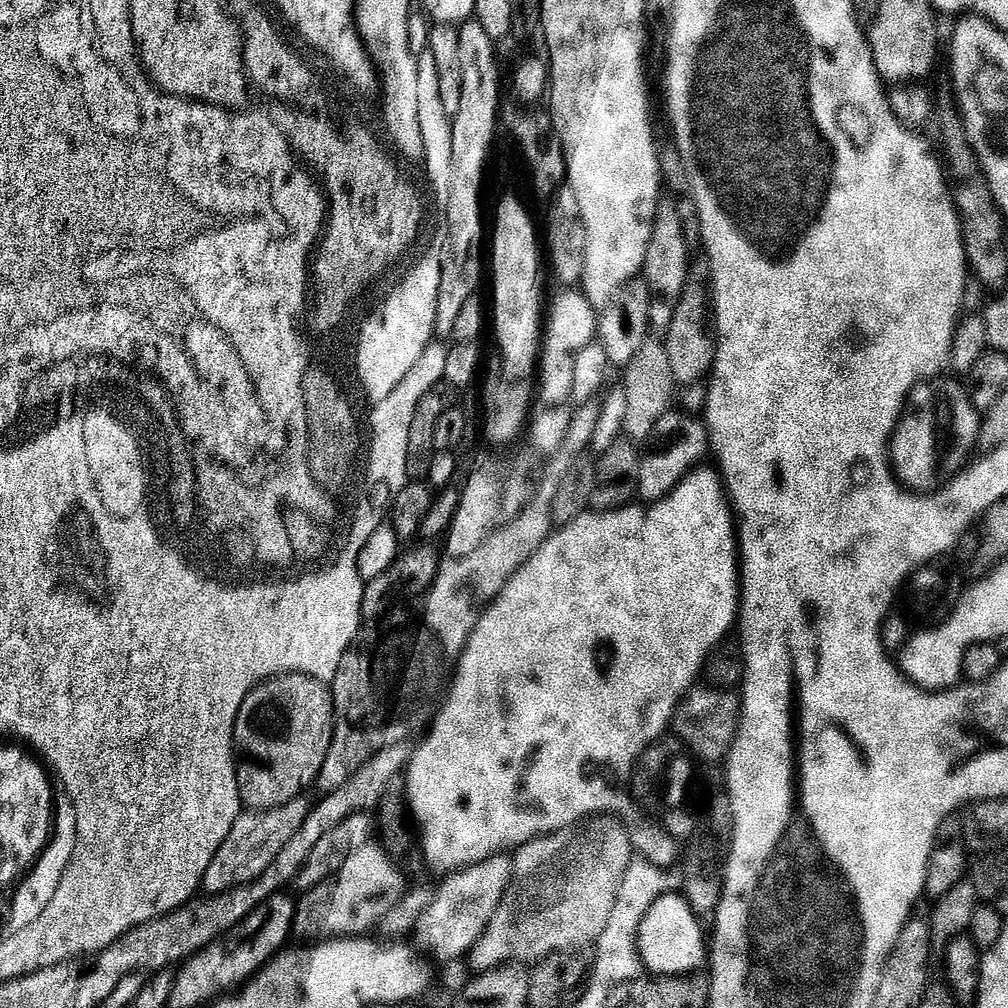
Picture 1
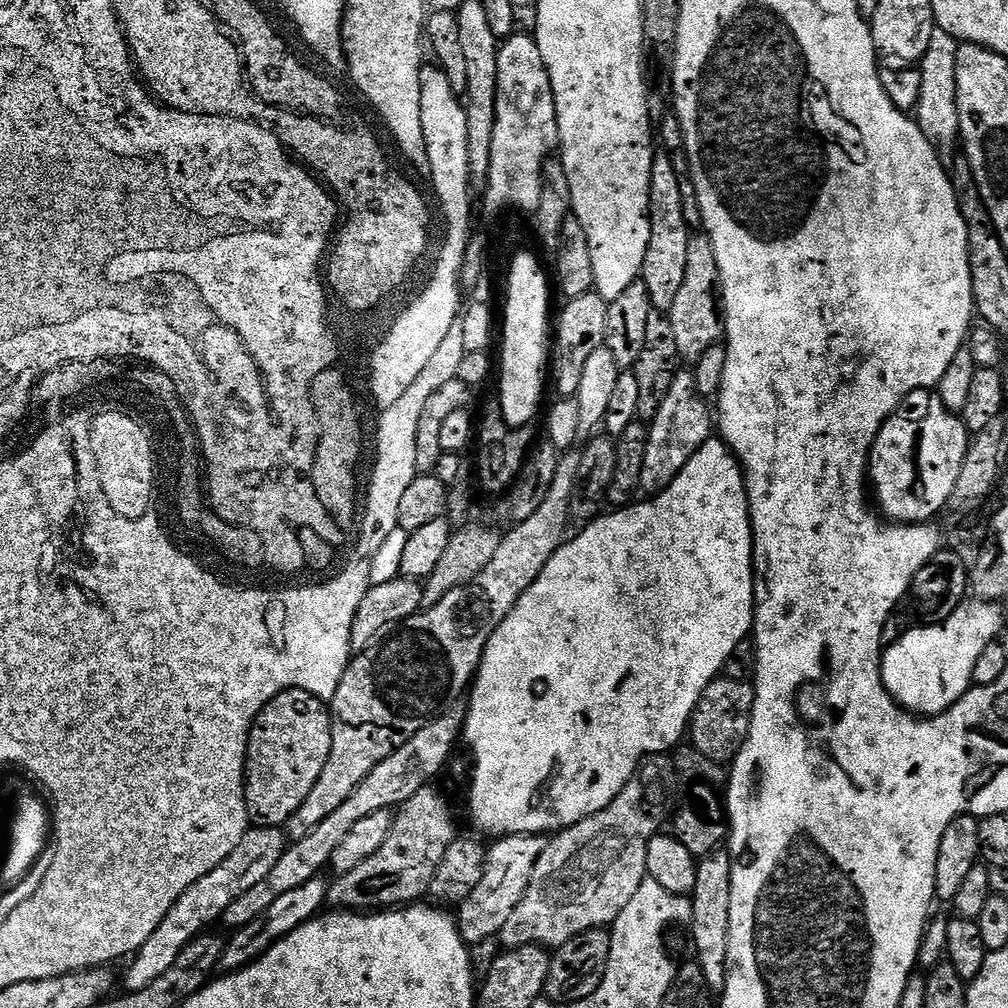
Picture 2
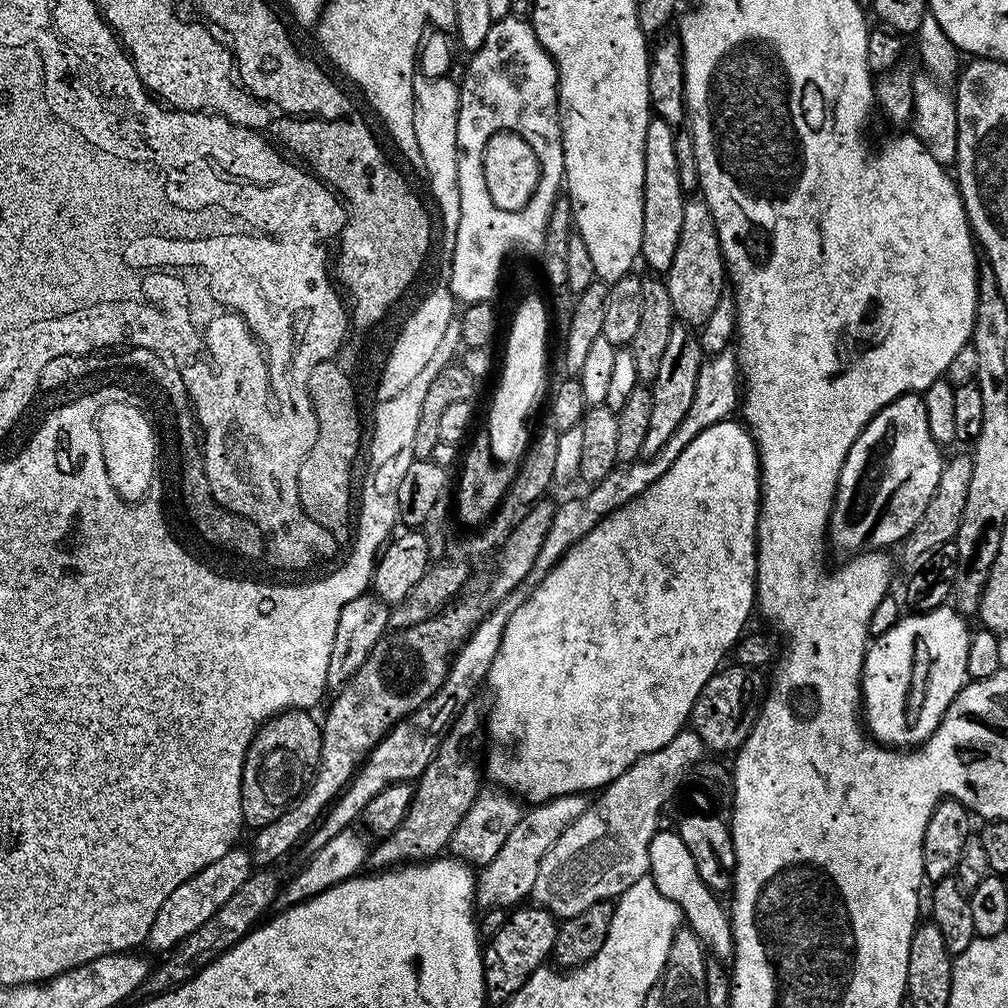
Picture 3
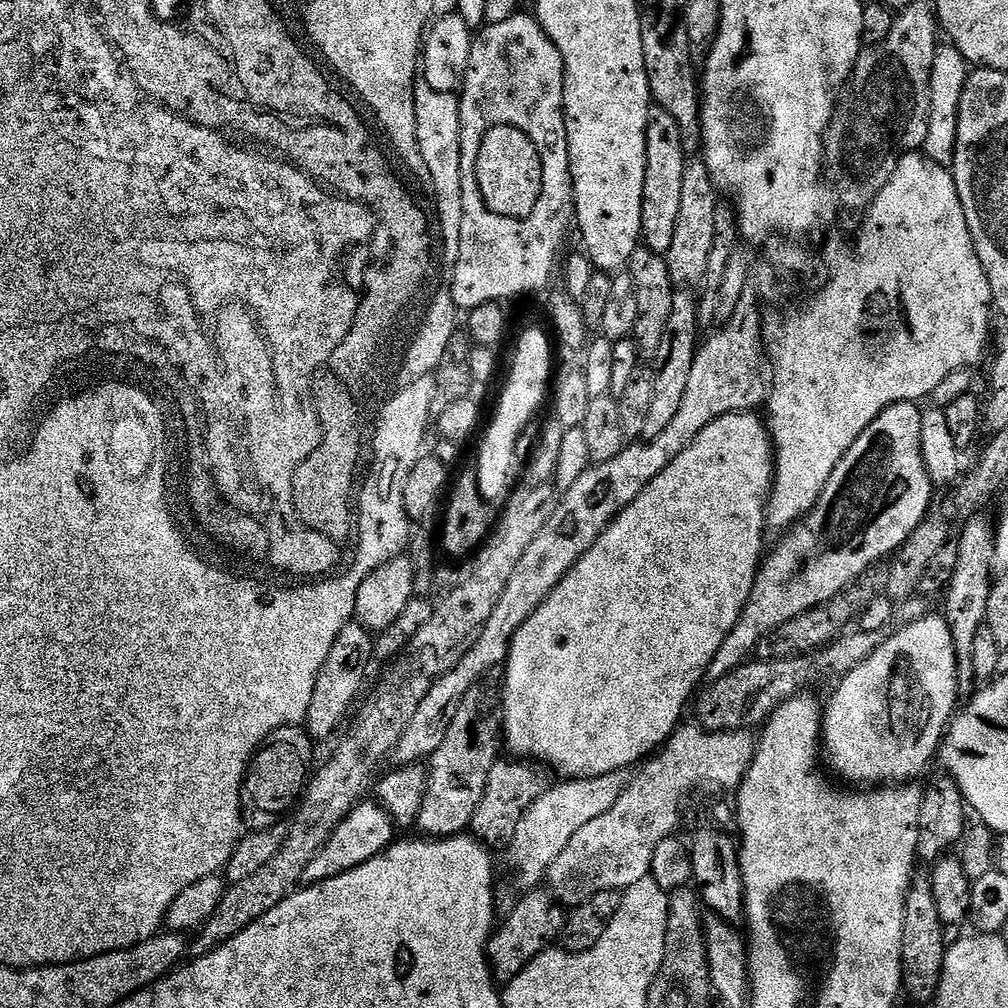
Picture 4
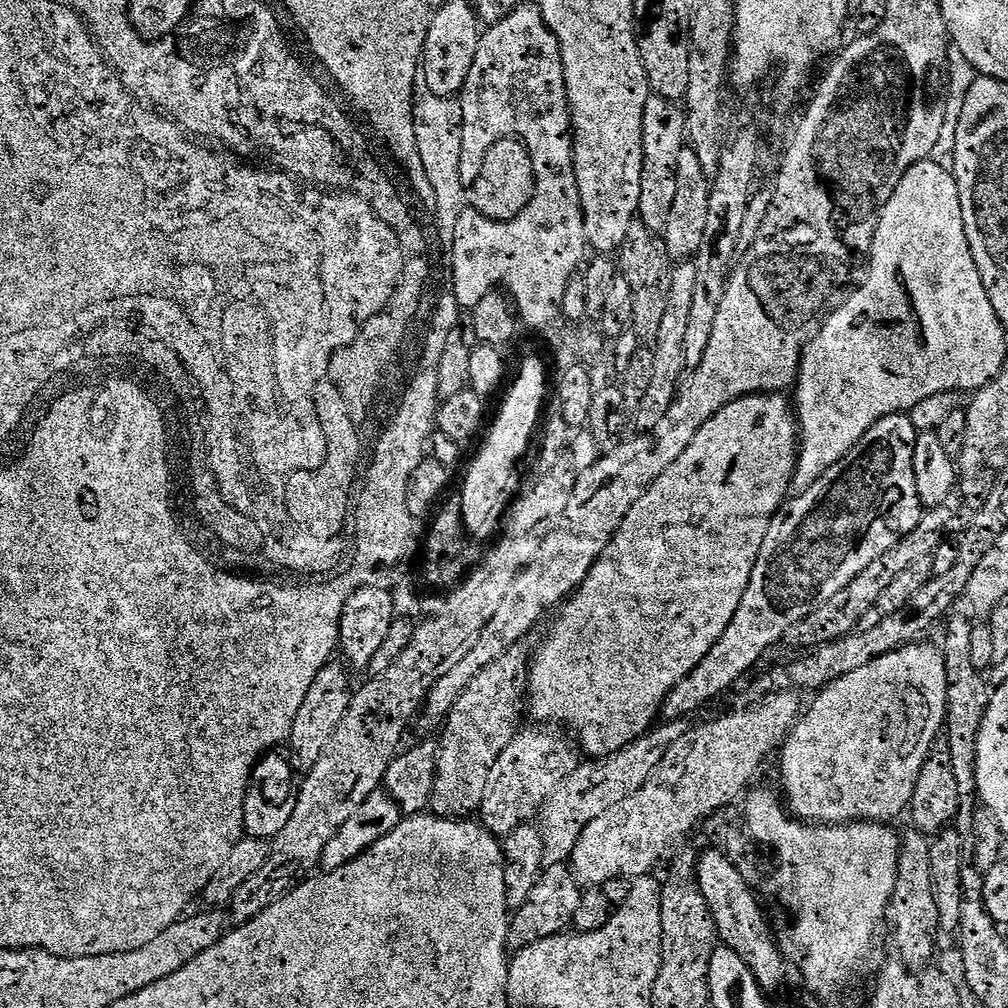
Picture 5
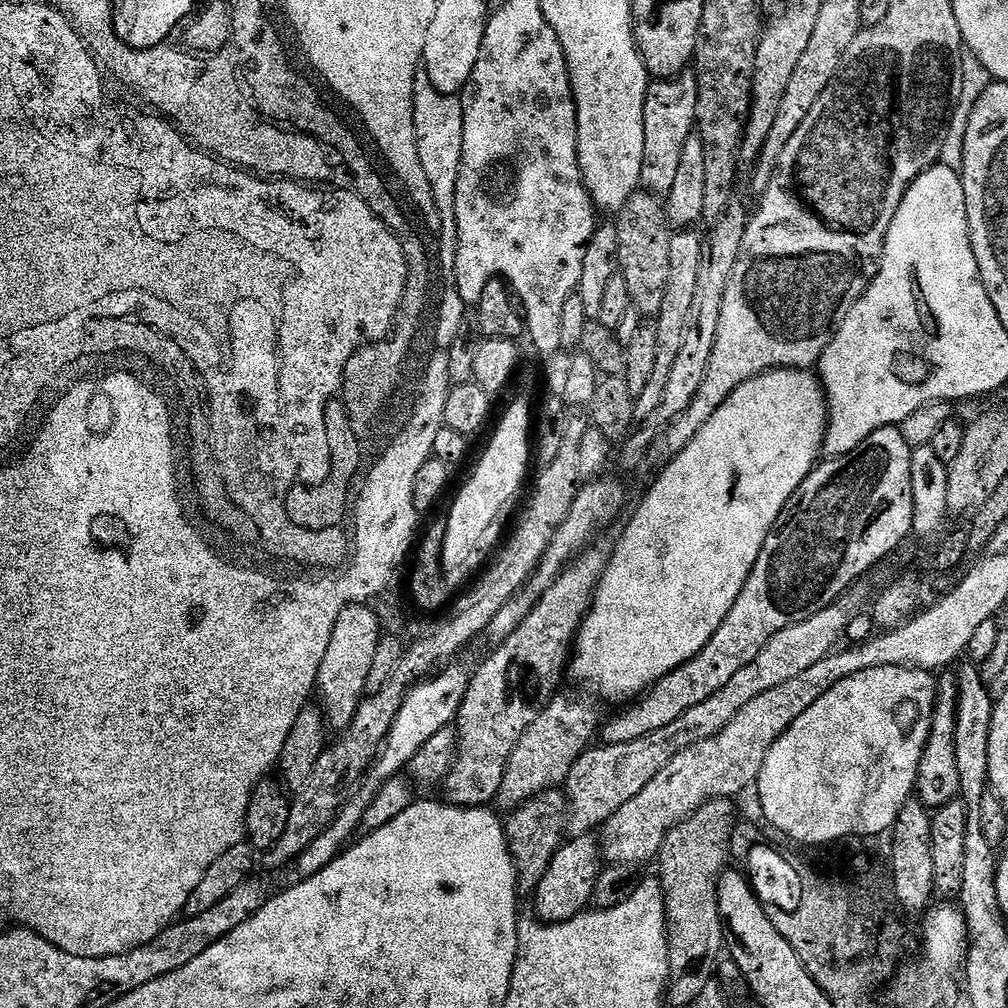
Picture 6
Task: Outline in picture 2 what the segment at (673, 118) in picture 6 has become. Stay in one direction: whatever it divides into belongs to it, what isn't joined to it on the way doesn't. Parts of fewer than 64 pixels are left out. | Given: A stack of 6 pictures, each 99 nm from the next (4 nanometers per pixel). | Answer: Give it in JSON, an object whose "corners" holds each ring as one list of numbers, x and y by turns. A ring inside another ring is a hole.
{"corners":[[656,154,650,170,650,242,646,246,646,258,642,262,640,276,650,290,668,288,675,294,686,274,686,254,688,253,688,220,684,217,684,192,680,189,681,173,674,170,666,154]]}

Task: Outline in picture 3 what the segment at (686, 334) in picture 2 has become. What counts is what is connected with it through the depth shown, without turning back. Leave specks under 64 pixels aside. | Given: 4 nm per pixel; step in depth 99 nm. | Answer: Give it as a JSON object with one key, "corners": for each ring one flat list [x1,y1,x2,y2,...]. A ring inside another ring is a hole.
{"corners":[[703,198,689,199,686,203,686,218,682,218,682,242,678,242,678,254,674,254,674,266,670,266,666,273,666,283,670,290,670,302,674,302,677,321,693,330,700,330,710,322,714,310,718,310,719,303,726,295,724,251,718,238,714,214]]}

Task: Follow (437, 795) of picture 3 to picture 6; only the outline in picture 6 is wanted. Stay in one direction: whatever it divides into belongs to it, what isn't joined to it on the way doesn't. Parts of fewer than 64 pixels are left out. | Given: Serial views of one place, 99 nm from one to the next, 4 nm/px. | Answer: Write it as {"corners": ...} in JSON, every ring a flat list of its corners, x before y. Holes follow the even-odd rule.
{"corners":[[565,568,560,577,550,585,546,594,534,606,534,610,518,626,496,652,473,676,467,681,464,689,464,701,460,704,460,711,456,713,454,729,458,737,458,747,455,760,447,770,447,776,442,781,444,788,443,799,449,805,458,808,479,808,488,806,497,799,499,787,502,786,504,768,508,764,513,750,518,746,519,739,526,734,528,727,544,707,557,695,560,675,565,675,566,665,570,660,570,649,573,647,576,633,580,631,580,623,592,608,592,600,584,598,586,586,574,588,572,572]]}

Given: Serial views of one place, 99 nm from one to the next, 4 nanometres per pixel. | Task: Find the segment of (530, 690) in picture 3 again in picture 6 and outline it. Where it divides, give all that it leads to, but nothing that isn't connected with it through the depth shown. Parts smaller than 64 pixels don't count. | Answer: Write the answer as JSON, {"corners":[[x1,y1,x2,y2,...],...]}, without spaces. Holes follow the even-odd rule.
{"corners":[[772,369,762,375,748,379,734,390,730,398,714,412,714,416,702,426,698,434,687,444,683,451,677,453,665,466,658,480,644,496,644,501,636,508,636,513,628,520,620,541,615,541,608,565,600,584,596,588,596,597,592,600,592,608,580,623,580,631,576,633,574,647,570,652,570,676,580,684,585,684,596,696,608,696,612,704,627,705,645,695,648,689,655,686,671,671,690,662,699,654,707,643,714,638,718,626,726,622,726,614,738,602,738,594,742,594,742,586,746,586,746,578,750,578,750,570,754,570,754,562,758,562,758,554,762,554,762,546,778,522,786,502,796,495,802,482,812,469,817,467,824,450,824,438,828,426,828,403,823,385,819,377,805,369]]}

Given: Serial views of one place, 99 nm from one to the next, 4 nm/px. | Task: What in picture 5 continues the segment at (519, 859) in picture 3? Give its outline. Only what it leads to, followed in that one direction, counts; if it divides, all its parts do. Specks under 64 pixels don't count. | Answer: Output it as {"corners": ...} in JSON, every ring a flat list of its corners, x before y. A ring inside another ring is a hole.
{"corners":[[665,719,634,743,618,750,614,756,580,762,574,774,566,778,566,782,547,798,538,813,538,827,544,843,545,865,571,861,574,846,578,846,578,838,582,838,582,830,586,830,586,826,590,826,594,818,606,814,606,810,611,810,617,802,630,798,634,790,642,790,650,774,654,774,662,758,666,758,666,750,670,750,670,746,674,746,674,742,682,738,684,731,686,724,683,719]]}

